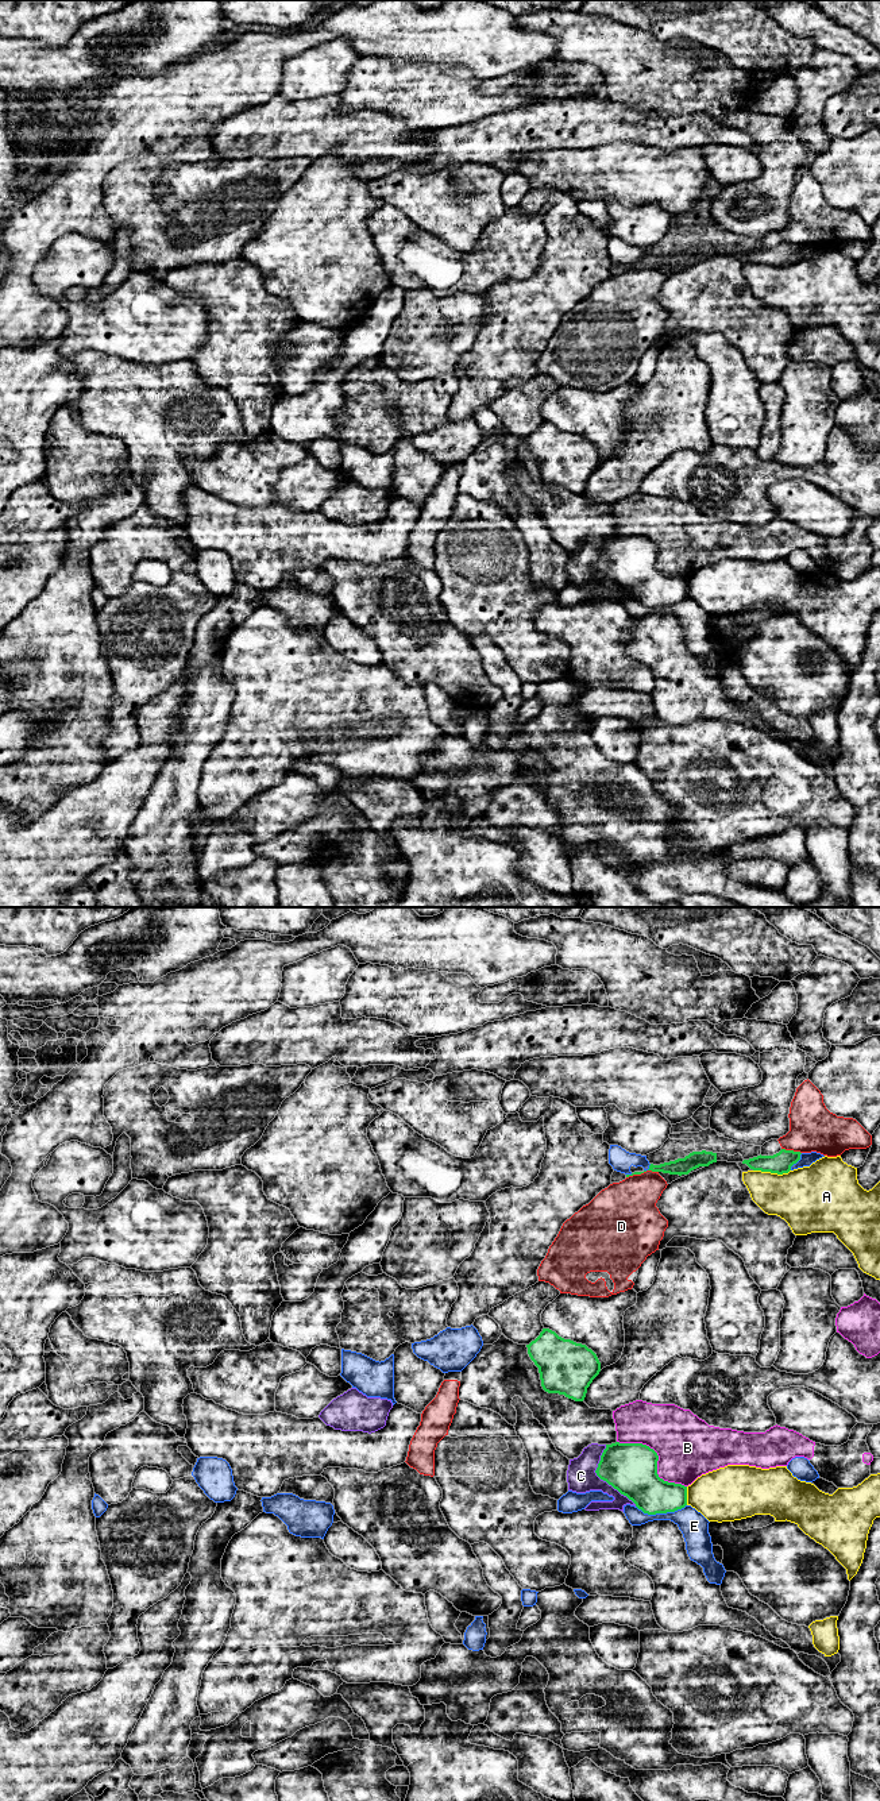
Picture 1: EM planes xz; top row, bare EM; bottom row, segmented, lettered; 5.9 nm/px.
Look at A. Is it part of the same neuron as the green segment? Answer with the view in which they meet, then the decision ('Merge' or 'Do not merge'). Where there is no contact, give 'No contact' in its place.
Touches green in xz. Do not merge

